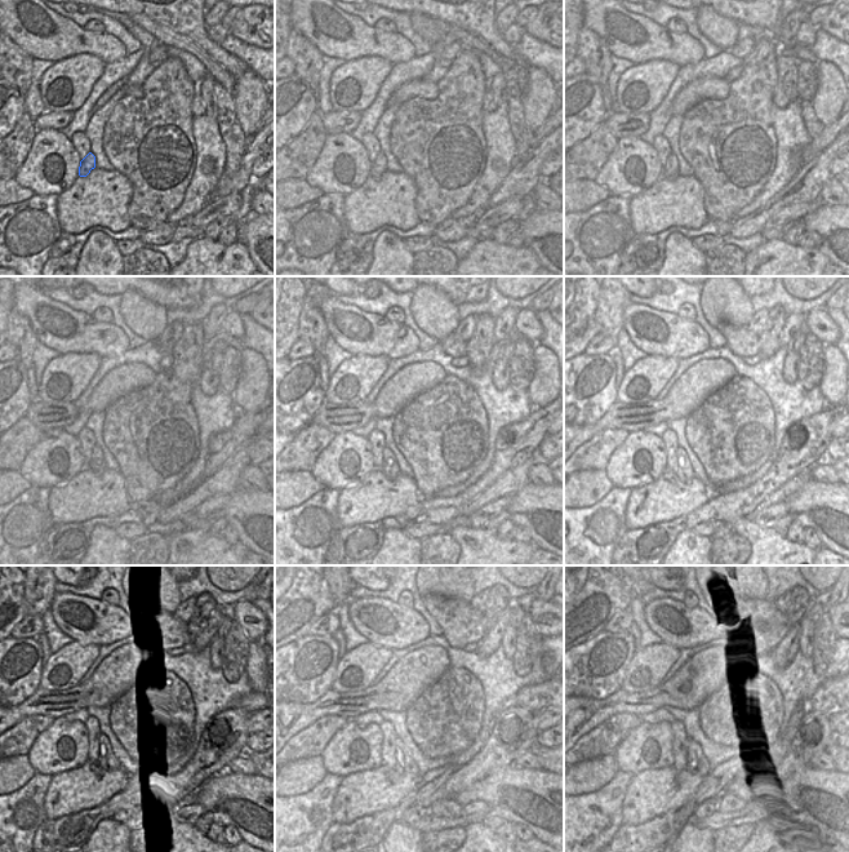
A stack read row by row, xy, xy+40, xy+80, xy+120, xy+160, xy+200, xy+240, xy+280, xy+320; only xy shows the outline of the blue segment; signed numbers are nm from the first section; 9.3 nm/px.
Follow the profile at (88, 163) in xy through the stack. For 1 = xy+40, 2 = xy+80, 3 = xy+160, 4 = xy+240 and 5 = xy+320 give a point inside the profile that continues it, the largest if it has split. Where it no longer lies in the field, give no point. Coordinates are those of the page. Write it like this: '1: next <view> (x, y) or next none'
1: next xy+40 (379, 165)
2: next xy+80 (671, 167)
3: next xy+160 (389, 457)
4: next xy+240 (105, 748)
5: next xy+320 (697, 763)

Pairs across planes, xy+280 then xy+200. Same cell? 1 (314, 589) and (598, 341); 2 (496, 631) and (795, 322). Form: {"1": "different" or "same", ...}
{"1": "different", "2": "same"}

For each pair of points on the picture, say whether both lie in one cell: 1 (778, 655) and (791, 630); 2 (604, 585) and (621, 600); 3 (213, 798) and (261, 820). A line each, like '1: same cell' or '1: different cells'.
1: same cell
2: same cell
3: same cell

